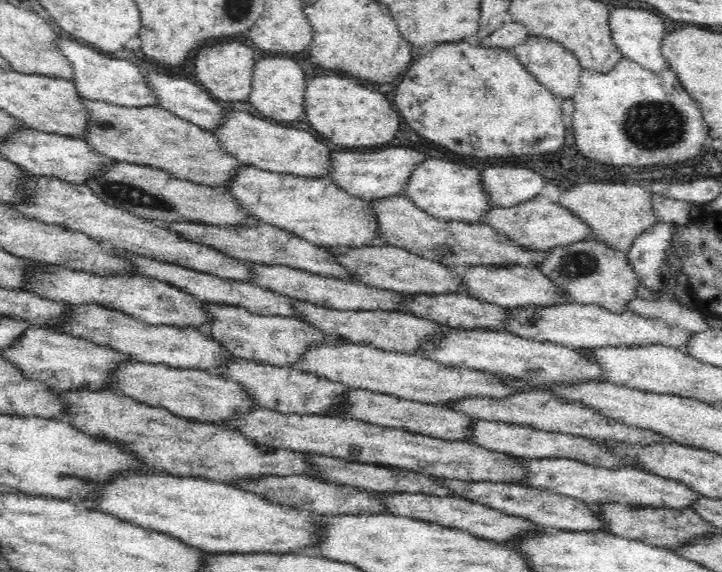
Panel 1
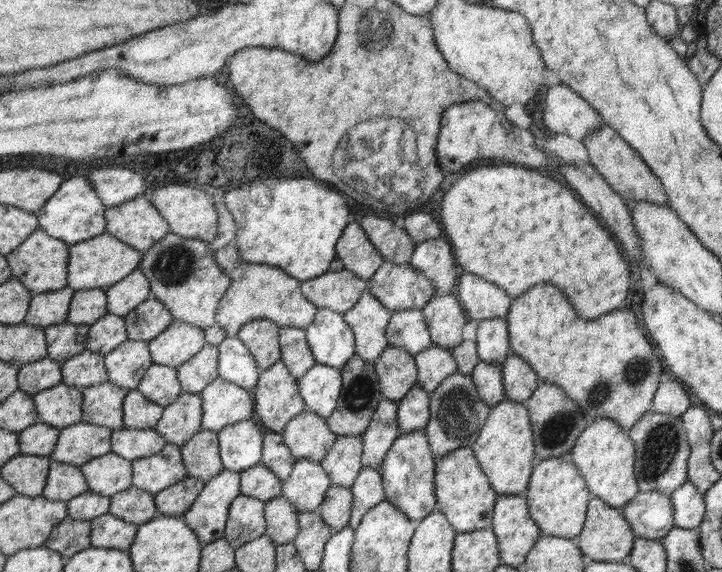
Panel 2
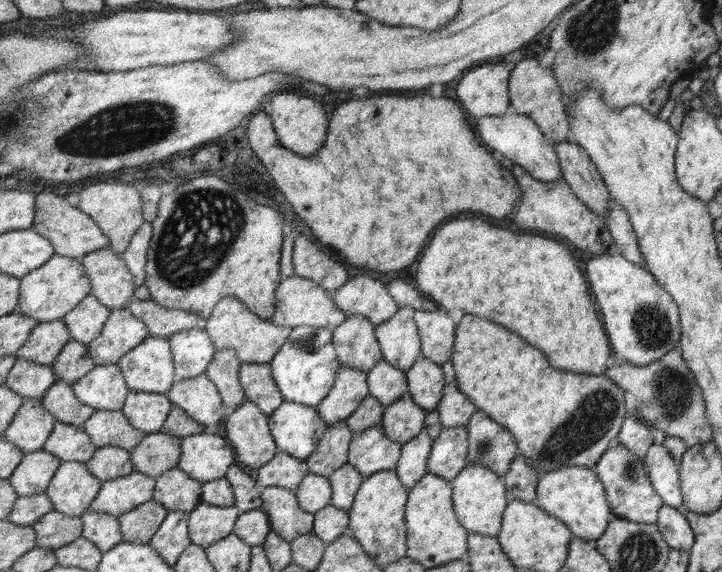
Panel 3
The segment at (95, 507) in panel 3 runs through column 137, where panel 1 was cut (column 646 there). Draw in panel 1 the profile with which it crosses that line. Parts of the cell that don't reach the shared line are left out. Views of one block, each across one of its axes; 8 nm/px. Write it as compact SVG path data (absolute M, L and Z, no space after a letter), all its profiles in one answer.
M569 458L529 459L532 477L526 485L555 491L577 498L595 508L604 504L632 505L635 508L690 509L701 500L701 494L686 483L650 473L644 468L607 469Z

